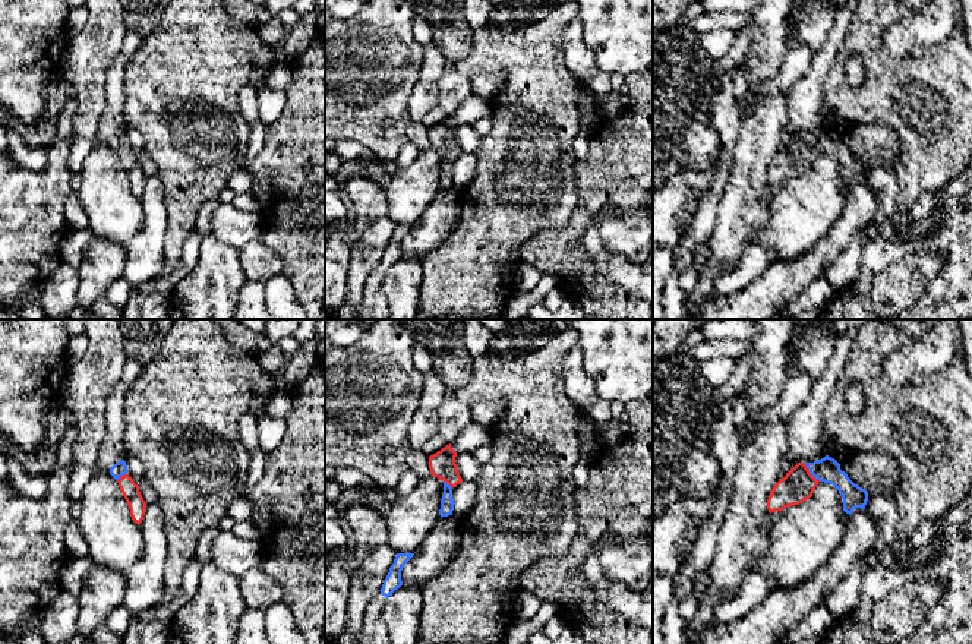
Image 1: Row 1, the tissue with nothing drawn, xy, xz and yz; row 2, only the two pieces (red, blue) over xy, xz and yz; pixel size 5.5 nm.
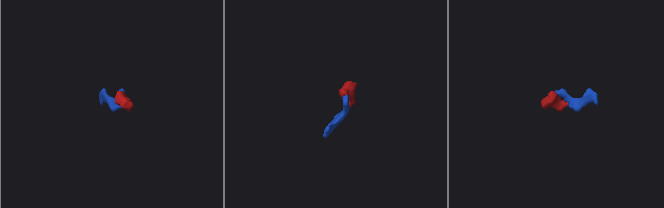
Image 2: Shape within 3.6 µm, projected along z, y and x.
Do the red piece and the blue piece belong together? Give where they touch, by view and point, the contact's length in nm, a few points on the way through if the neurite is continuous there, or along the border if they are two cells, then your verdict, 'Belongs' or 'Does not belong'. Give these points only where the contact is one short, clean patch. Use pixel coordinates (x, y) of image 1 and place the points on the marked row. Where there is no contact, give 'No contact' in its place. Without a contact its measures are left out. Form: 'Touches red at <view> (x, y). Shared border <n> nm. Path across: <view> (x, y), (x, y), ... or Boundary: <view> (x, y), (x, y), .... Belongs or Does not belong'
Touches red at yz (810, 473). Shared border 130 nm. Path across: yz (798, 485), (810, 473), (827, 470). Belongs

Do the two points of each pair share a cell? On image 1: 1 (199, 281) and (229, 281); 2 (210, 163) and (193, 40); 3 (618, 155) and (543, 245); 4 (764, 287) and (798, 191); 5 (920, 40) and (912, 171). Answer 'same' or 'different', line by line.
1: same
2: same
3: same
4: different
5: different

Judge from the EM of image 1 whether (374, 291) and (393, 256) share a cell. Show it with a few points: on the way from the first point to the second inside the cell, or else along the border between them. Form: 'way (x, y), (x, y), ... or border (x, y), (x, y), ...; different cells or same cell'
way (374, 283), (385, 265); same cell

